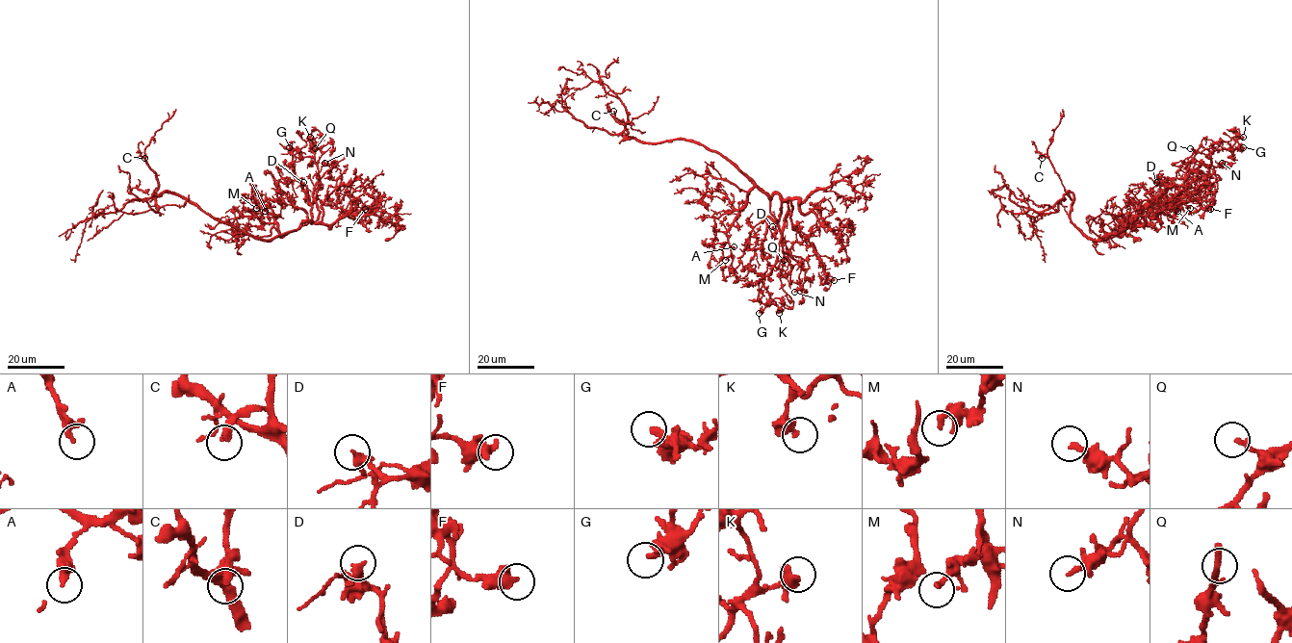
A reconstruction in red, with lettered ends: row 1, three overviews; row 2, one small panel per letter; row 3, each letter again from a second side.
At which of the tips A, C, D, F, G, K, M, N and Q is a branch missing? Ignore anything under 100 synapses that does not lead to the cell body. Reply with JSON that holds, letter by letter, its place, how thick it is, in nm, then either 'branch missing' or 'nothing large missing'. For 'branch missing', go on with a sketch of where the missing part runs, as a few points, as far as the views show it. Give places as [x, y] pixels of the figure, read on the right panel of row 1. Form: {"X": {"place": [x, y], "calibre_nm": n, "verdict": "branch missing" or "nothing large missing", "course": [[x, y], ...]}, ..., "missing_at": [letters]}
{"A": {"place": [1177, 211], "calibre_nm": 380, "verdict": "nothing large missing"}, "C": {"place": [1042, 158], "calibre_nm": 320, "verdict": "nothing large missing"}, "D": {"place": [1156, 182], "calibre_nm": 380, "verdict": "nothing large missing"}, "F": {"place": [1210, 209], "calibre_nm": 400, "verdict": "nothing large missing"}, "G": {"place": [1243, 147], "calibre_nm": 300, "verdict": "nothing large missing"}, "K": {"place": [1243, 137], "calibre_nm": 320, "verdict": "nothing large missing"}, "M": {"place": [1190, 208], "calibre_nm": 200, "verdict": "nothing large missing"}, "N": {"place": [1222, 163], "calibre_nm": 220, "verdict": "nothing large missing"}, "Q": {"place": [1190, 148], "calibre_nm": 200, "verdict": "nothing large missing"}, "missing_at": []}

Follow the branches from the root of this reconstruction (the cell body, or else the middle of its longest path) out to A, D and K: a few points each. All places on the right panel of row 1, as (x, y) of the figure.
A: (1095, 240), (1121, 236), (1143, 208), (1176, 201), (1177, 211)
D: (1095, 240), (1123, 231), (1128, 225), (1124, 221), (1132, 221), (1145, 205), (1154, 203), (1160, 186), (1156, 182)
K: (1095, 240), (1123, 231), (1146, 204), (1193, 194), (1208, 176), (1210, 154), (1243, 137)

